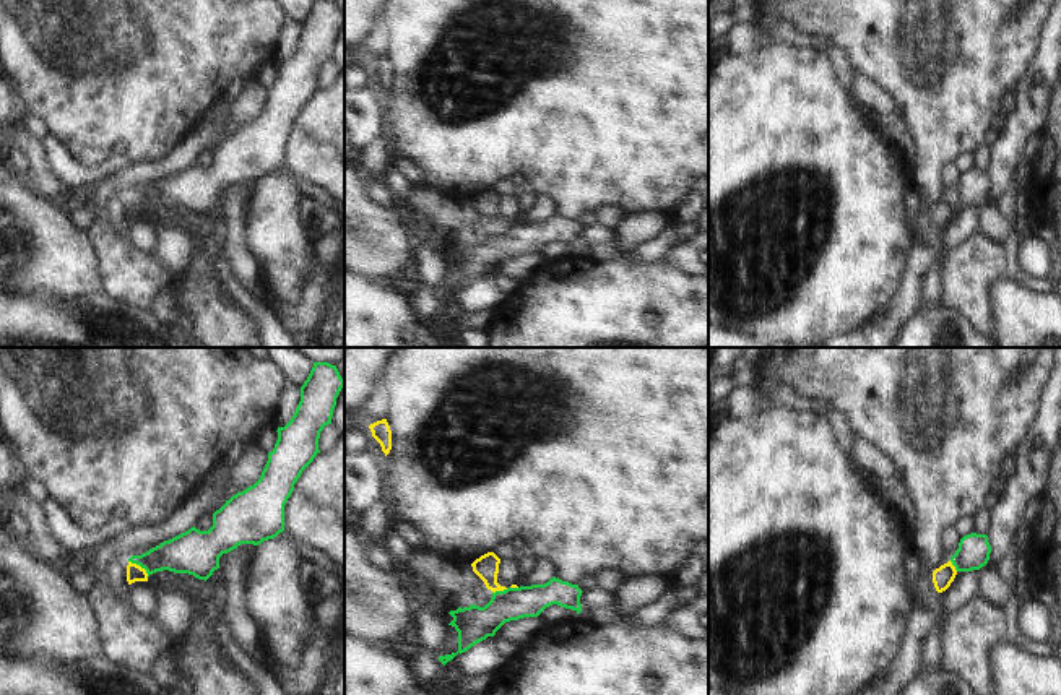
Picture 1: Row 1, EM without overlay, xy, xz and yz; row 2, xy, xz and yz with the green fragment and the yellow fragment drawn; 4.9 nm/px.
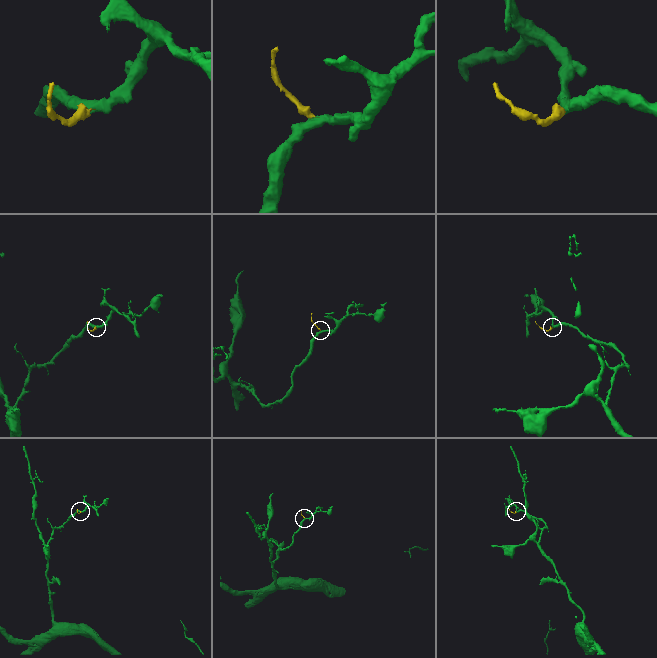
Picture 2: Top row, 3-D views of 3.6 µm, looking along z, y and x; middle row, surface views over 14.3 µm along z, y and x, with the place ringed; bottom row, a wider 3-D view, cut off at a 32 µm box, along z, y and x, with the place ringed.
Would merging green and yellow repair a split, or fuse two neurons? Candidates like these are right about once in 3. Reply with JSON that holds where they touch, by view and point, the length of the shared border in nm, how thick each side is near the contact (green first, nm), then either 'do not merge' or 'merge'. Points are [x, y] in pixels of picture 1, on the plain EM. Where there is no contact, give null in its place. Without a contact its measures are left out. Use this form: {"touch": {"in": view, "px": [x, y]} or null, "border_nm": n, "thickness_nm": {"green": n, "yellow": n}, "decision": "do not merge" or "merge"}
{"touch": {"in": "xy", "px": [140, 202]}, "border_nm": 130, "thickness_nm": {"green": 200, "yellow": 80}, "decision": "do not merge"}

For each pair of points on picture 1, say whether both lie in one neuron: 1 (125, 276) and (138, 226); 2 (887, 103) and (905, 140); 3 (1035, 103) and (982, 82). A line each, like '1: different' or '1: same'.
1: different
2: same
3: different

